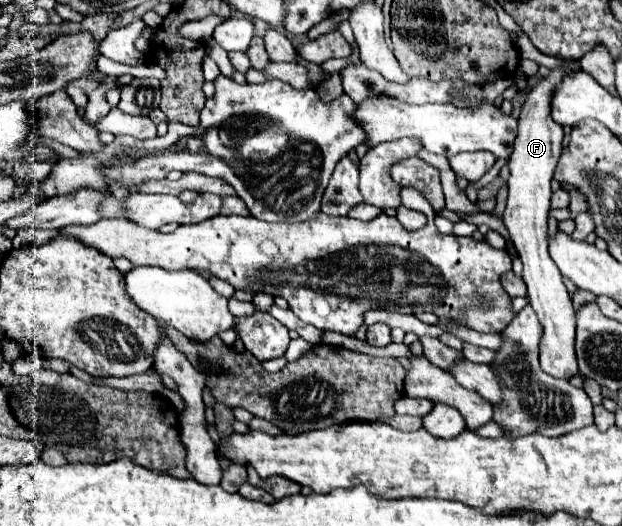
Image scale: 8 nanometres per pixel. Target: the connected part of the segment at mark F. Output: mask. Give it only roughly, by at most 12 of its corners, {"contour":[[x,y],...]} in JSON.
{"contour":[[554,69],[534,87],[510,155],[504,225],[542,323],[540,367],[578,375],[574,307],[548,255],[562,125]]}

